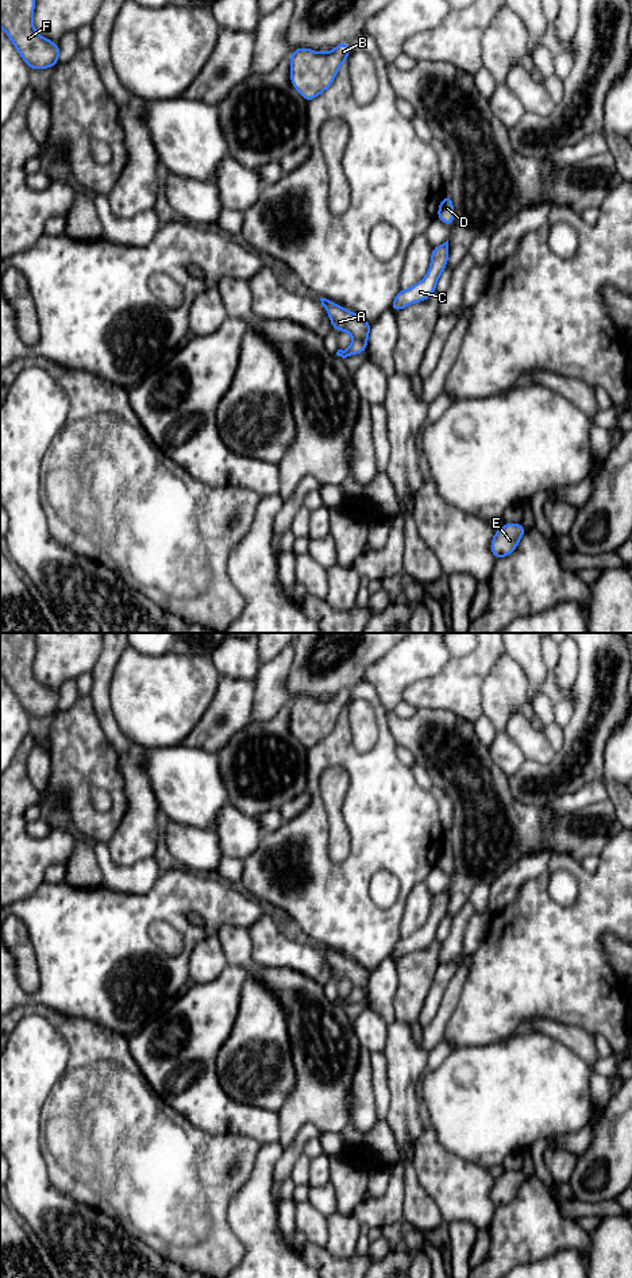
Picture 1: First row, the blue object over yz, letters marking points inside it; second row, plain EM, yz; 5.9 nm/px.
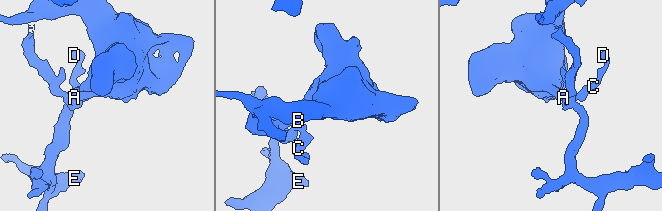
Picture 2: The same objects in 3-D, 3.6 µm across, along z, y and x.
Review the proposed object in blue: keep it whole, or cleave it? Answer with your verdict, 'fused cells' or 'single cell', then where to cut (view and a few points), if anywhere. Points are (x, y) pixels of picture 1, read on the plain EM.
fused cells | yz (355, 987), (359, 987), (366, 995)

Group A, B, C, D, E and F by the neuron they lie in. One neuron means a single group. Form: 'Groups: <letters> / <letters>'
Groups: A B E F / C D

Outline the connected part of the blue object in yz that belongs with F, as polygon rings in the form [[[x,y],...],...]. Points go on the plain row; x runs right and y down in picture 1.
[[[0,633],[0,673],[30,717],[58,711],[59,692],[41,684],[32,673],[35,633]]]

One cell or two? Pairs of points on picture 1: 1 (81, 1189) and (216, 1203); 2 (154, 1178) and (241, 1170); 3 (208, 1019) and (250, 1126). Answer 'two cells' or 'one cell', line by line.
1: one cell
2: one cell
3: one cell

